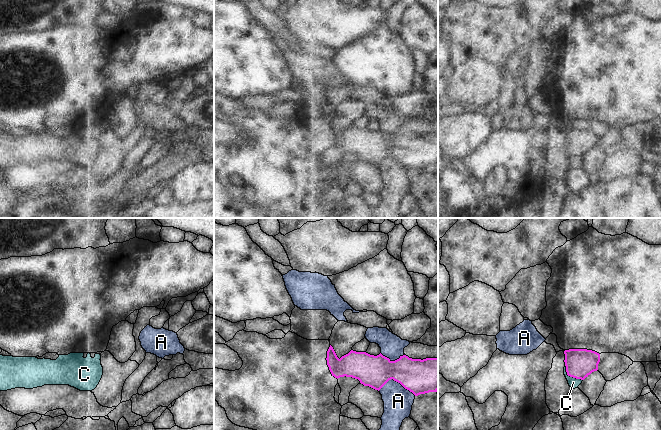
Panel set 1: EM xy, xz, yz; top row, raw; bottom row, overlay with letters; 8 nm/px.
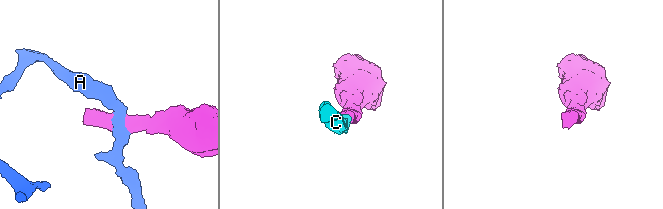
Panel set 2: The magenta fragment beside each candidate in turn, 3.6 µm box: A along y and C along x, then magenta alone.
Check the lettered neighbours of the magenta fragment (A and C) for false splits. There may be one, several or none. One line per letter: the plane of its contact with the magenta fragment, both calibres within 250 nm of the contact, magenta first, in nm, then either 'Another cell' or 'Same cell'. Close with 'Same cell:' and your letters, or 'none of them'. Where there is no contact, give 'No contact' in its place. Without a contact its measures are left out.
A: Touches magenta in xz. Thickness 280 nm (magenta) against 240 nm. Another cell
C: Touches magenta in yz. Thickness 240 nm (magenta) against 80 nm. Same cell
Same cell: C.

